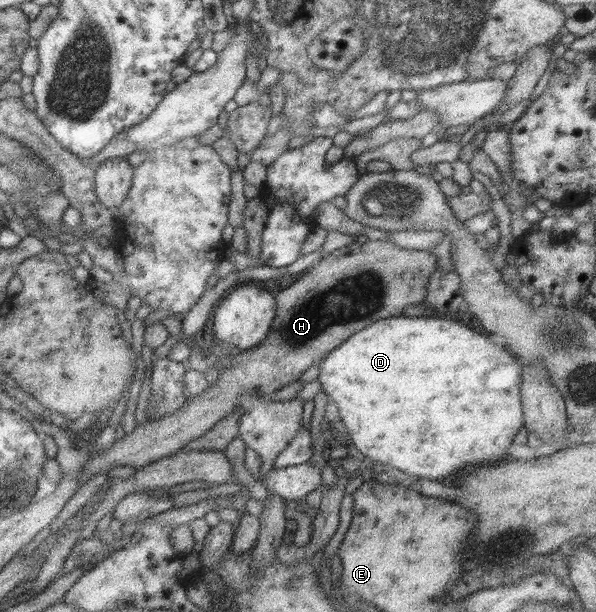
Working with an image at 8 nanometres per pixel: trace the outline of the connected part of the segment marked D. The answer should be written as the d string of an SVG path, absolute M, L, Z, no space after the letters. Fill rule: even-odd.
M400 314L373 322L365 329L355 332L349 339L345 339L337 349L331 350L317 364L320 383L320 392L325 393L327 400L335 403L339 419L345 426L347 433L351 435L351 444L360 452L366 462L378 462L387 468L397 468L408 475L416 476L419 480L441 480L441 478L457 478L459 472L465 468L487 464L489 460L503 460L507 458L505 450L512 443L513 436L524 427L522 422L521 401L519 396L519 384L521 384L521 363L504 350L503 346L497 346L489 341L488 336L475 332L470 327L463 326L455 320L445 318L406 318Z

